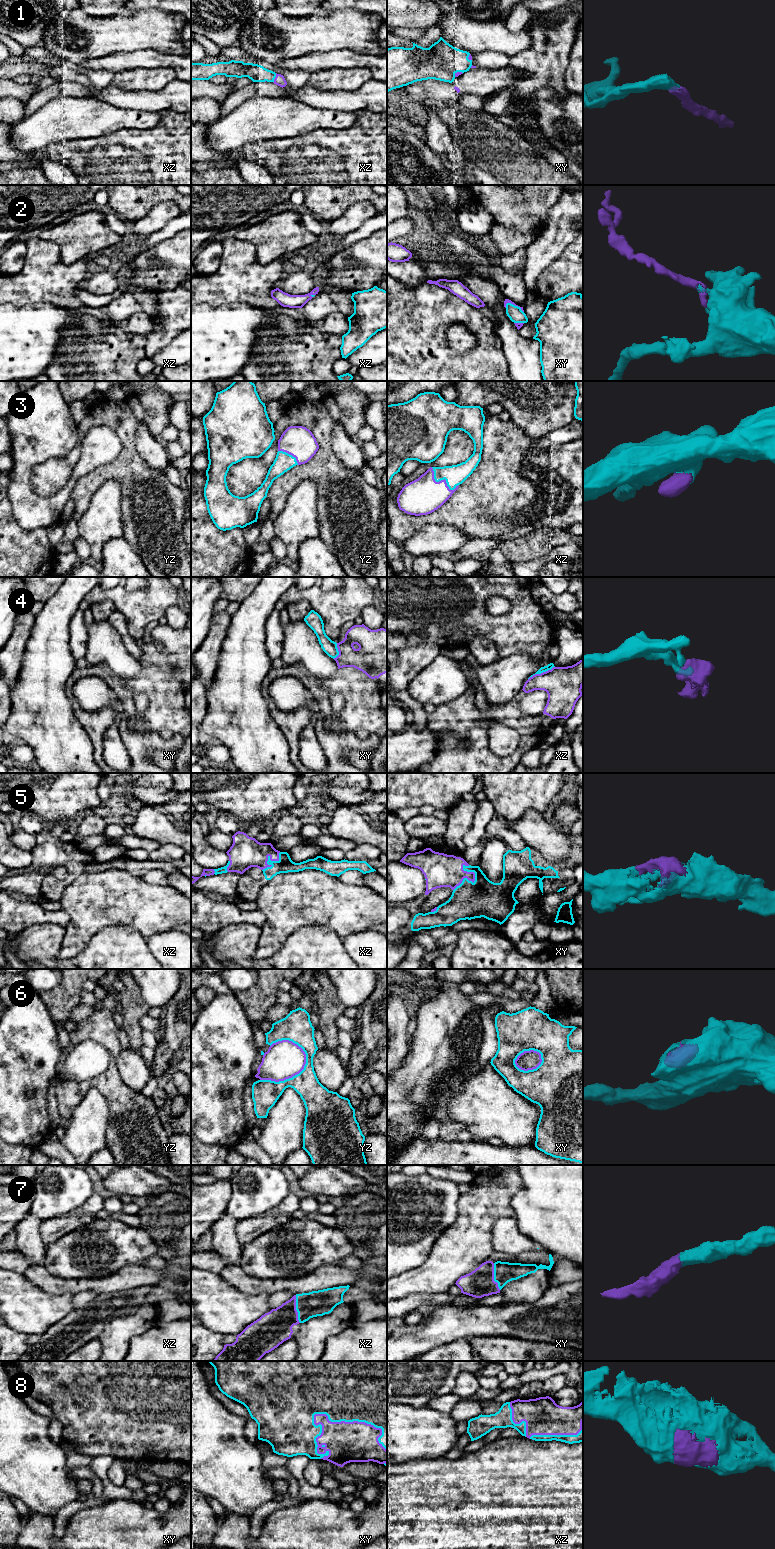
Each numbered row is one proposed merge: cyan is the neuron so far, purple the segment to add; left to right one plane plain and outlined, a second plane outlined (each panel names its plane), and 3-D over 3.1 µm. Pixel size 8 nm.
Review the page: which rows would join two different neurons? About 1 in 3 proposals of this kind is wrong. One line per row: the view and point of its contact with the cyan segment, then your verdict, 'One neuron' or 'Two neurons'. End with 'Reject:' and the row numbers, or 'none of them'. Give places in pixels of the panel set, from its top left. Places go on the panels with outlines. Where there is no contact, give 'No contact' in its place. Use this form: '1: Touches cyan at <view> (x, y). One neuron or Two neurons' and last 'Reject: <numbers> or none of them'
1: Touches cyan at xz (274, 78). One neuron
2: Touches cyan at xy (514, 305). One neuron
3: Touches cyan at xz (442, 479). One neuron
4: Touches cyan at xz (541, 672). Two neurons
5: Touches cyan at xy (475, 878). One neuron
6: Touches cyan at yz (292, 1077). Two neurons
7: Touches cyan at xz (296, 1309). One neuron
8: Touches cyan at xy (357, 1420). One neuron
Reject: 4, 6

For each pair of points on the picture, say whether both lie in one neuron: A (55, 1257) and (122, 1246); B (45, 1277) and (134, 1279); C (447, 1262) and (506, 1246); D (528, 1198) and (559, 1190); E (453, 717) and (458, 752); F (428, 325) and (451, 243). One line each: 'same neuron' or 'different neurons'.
A: same neuron
B: same neuron
C: different neurons
D: same neuron
E: same neuron
F: different neurons

